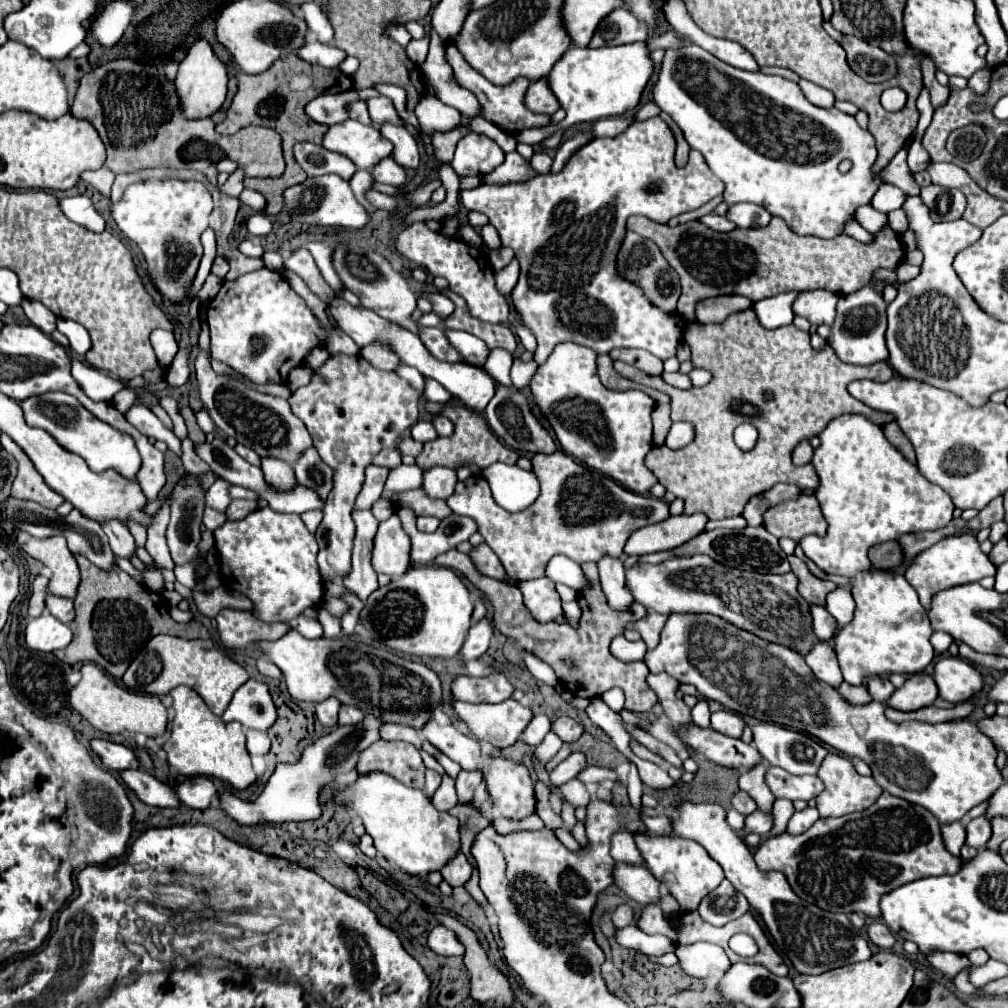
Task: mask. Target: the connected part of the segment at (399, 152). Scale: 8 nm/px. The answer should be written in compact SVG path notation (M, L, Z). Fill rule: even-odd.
M384 122L384 124L380 126L380 132L382 132L382 136L384 136L386 140L390 140L390 142L394 144L392 158L394 158L400 166L416 170L420 158L418 158L418 146L416 146L414 136L412 136L406 128L394 126L394 124L390 124L390 122Z

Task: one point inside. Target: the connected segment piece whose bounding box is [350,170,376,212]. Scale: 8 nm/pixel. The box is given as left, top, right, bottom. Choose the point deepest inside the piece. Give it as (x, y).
(361, 181)

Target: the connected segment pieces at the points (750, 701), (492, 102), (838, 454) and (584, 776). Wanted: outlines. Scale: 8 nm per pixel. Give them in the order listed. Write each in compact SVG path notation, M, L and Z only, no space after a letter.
M712 614L668 616L660 644L648 650L642 662L652 674L666 672L680 684L696 686L700 694L720 702L726 710L732 710L742 716L752 716L756 720L774 722L798 732L806 732L846 756L862 758L872 768L872 778L886 792L904 798L906 802L924 806L940 820L940 824L960 820L968 810L988 800L1004 784L1002 770L996 766L994 742L986 734L982 734L972 722L952 720L940 724L894 724L884 716L884 704L880 702L870 702L866 706L850 706L842 700L838 690L832 690L830 686L824 686L824 682L816 682L816 678L812 678L800 654L784 646L764 642L762 638L756 638L754 634L748 634Z
M446 48L446 60L448 64L452 66L454 70L454 76L458 80L460 86L468 88L470 92L476 94L476 98L480 100L482 104L482 116L490 122L494 122L496 126L500 126L504 132L508 134L518 134L520 130L524 128L534 128L534 126L546 126L550 122L550 116L538 116L538 114L532 114L530 110L524 110L524 104L522 104L522 98L524 98L524 90L528 88L528 80L524 78L518 78L516 82L508 84L508 86L494 86L490 84L488 80L484 80L480 74L476 74L476 70L470 70L468 64L464 64L464 58L460 58L458 50L456 48Z
M844 414L844 416L836 418L836 420L832 420L832 422L818 434L818 438L820 438L820 446L814 450L812 466L816 468L820 486L814 490L814 496L818 498L818 502L820 502L820 506L822 506L822 514L824 514L824 518L826 518L826 522L828 522L828 534L826 534L824 538L820 538L820 536L804 536L804 538L800 540L800 546L802 546L804 554L806 554L806 556L808 556L820 570L824 570L826 574L838 574L838 576L854 578L858 572L866 572L866 570L870 570L870 560L868 560L868 548L870 548L870 546L874 546L874 544L882 544L882 542L894 542L894 540L898 540L900 536L910 534L910 532L936 530L936 528L946 526L946 524L952 520L952 510L954 510L952 498L950 498L940 486L928 482L928 480L918 472L918 468L916 468L912 462L908 462L908 460L904 458L904 454L902 454L900 450L896 450L896 448L884 438L882 428L876 426L874 422L870 422L868 418L864 418L864 416L860 416L860 414Z
M588 766L584 768L580 774L578 774L578 780L584 782L584 784L598 784L598 782L604 782L604 780L610 780L610 782L618 782L618 774L616 770L612 768L602 768L602 766Z

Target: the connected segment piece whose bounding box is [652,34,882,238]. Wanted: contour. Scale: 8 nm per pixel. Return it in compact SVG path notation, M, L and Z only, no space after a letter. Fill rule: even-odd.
M680 34L680 38L686 40L684 46L680 46L680 48L666 48L666 50L664 50L664 60L662 60L662 66L660 66L660 72L658 72L658 82L654 84L652 96L654 96L654 102L660 106L660 110L668 112L668 114L672 116L672 120L680 126L680 130L684 132L684 138L686 138L686 142L690 144L690 148L698 150L698 152L706 158L710 170L724 182L724 186L726 186L726 188L724 188L724 202L726 202L728 206L738 204L738 202L754 202L754 204L760 204L760 206L764 206L772 216L782 216L782 218L786 220L786 224L788 224L796 234L808 234L808 236L820 236L820 238L834 238L834 236L842 234L844 222L846 222L850 216L854 216L854 212L856 212L858 206L868 204L870 198L872 198L872 194L876 192L878 184L882 184L880 176L870 170L872 164L874 164L874 160L876 160L876 146L874 146L872 134L870 134L868 130L860 128L858 122L854 120L854 116L848 116L848 114L844 114L844 112L840 112L840 110L836 110L836 108L824 110L824 108L812 106L812 104L804 98L804 94L802 94L802 90L800 90L800 86L798 86L796 82L784 80L784 78L780 78L780 76L766 76L766 74L762 74L762 72L744 72L744 70L732 68L732 66L728 66L726 62L718 60L716 56L712 56L710 52L706 52L704 48L700 48L698 44L690 42L686 36ZM842 160L850 160L850 162L852 162L852 168L850 168L846 174L842 174L842 172L838 170L838 164L840 164Z

